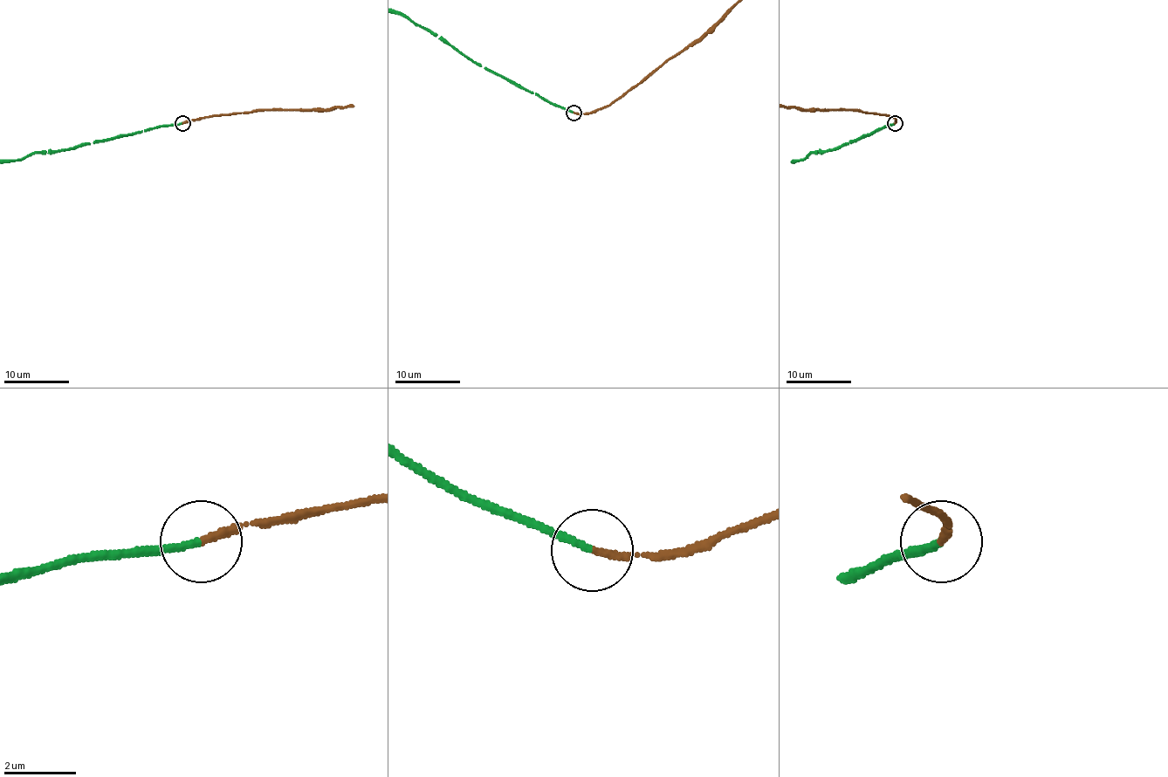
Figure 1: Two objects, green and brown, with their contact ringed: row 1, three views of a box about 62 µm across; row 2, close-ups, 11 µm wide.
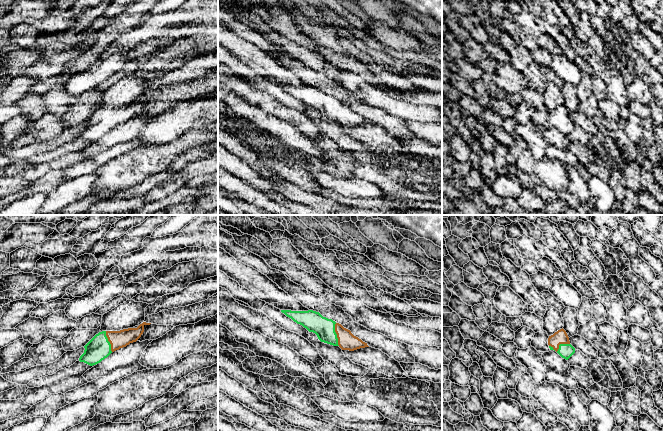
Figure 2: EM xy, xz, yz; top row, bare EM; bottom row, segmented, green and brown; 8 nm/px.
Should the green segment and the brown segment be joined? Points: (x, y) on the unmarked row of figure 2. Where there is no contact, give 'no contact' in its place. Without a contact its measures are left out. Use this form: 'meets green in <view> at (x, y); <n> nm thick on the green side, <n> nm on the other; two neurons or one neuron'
meets green in yz at (559, 123); 110 nm thick on the green side, 110 nm on the other; one neuron

